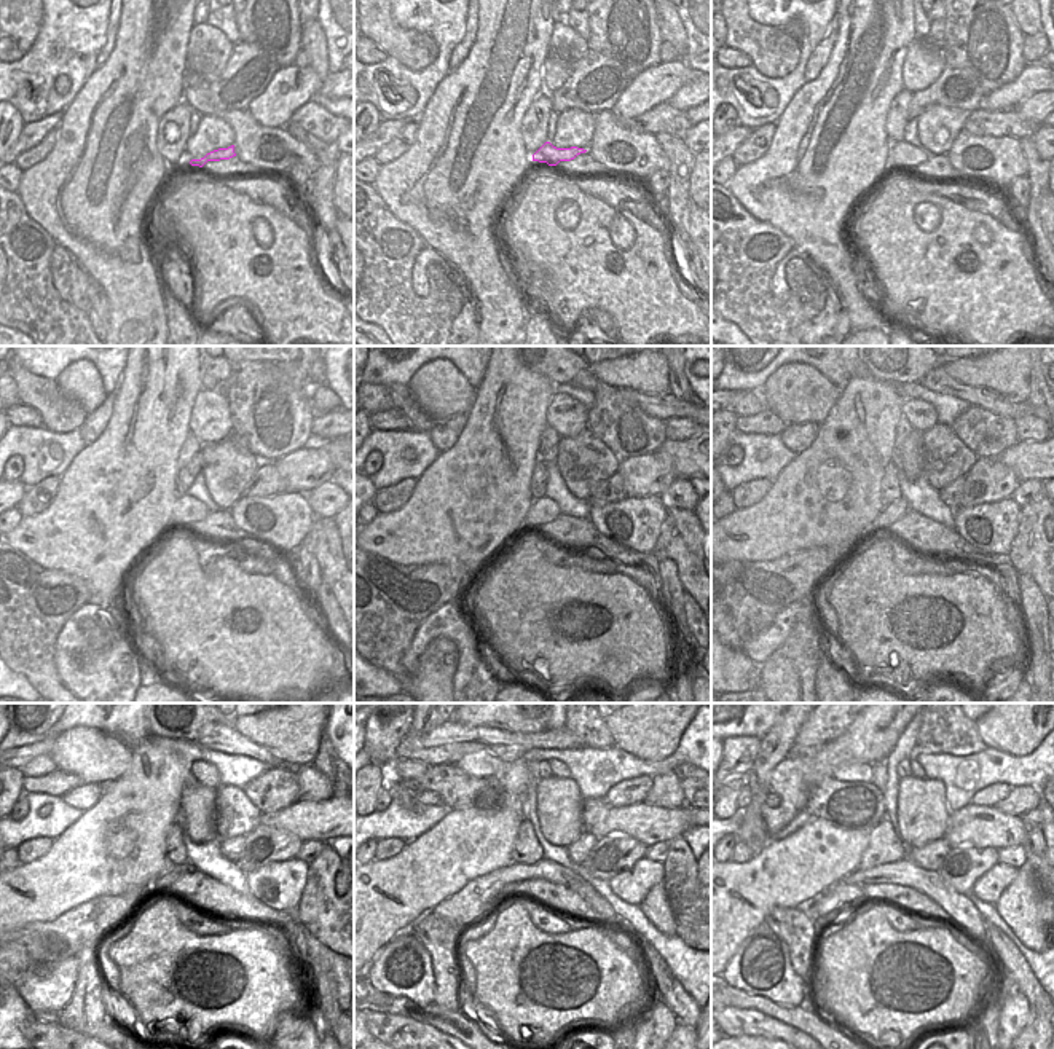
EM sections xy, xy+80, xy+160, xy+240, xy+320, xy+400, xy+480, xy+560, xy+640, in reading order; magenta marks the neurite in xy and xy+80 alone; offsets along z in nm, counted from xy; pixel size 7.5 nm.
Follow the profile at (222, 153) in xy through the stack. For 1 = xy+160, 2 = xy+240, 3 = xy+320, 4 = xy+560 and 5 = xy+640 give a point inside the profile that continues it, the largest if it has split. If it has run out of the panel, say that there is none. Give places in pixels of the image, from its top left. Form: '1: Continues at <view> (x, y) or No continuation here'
1: Continues at xy+160 (901, 153)
2: Continues at xy+240 (187, 509)
3: Continues at xy+320 (542, 510)
4: Continues at xy+560 (507, 890)
5: Continues at xy+640 (839, 895)

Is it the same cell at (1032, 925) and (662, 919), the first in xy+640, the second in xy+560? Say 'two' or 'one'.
one

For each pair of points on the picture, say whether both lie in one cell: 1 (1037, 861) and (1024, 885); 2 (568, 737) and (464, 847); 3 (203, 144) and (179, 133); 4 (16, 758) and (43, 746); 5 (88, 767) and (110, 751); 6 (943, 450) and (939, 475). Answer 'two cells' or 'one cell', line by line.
1: two cells
2: two cells
3: two cells
4: one cell
5: one cell
6: one cell

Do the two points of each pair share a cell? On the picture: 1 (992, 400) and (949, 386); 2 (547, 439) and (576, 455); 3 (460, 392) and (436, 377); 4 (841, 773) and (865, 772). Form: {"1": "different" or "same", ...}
{"1": "same", "2": "different", "3": "same", "4": "same"}

